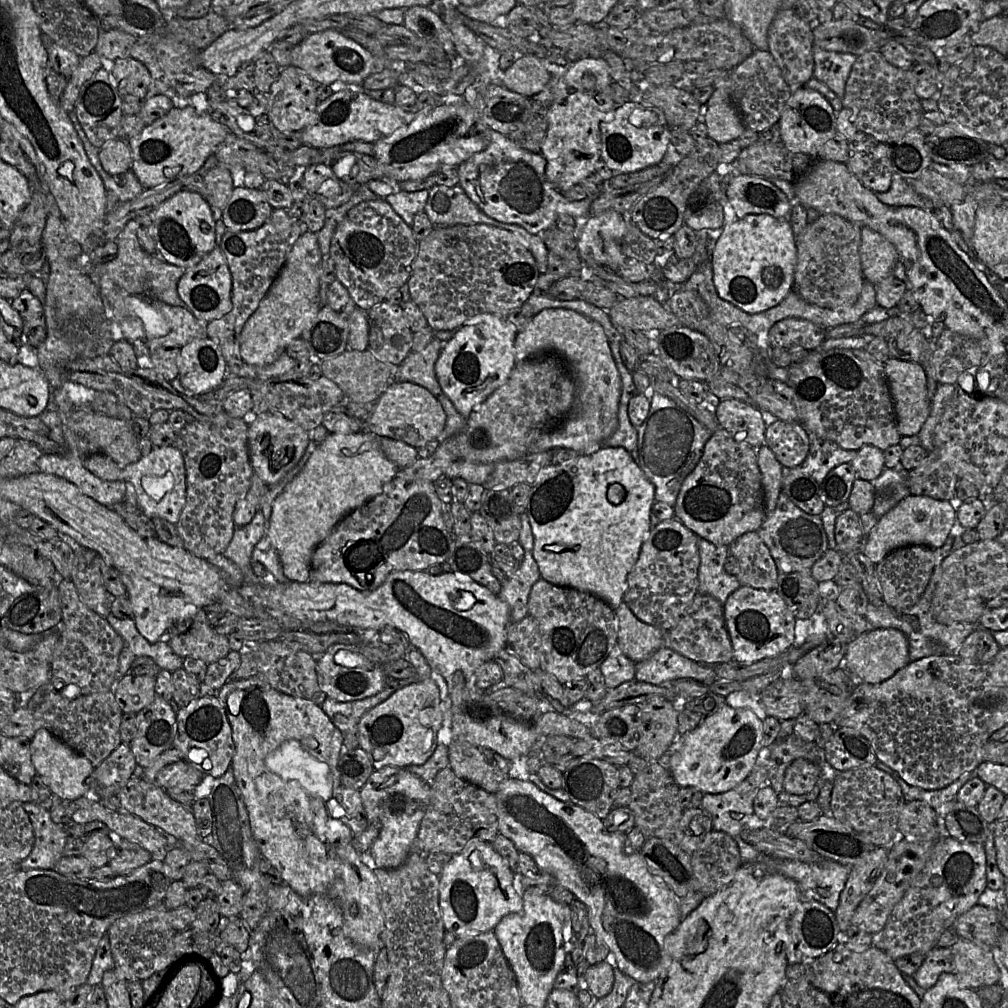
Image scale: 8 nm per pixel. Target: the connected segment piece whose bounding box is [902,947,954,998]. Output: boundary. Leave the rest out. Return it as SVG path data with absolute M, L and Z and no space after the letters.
M935 947L925 957L924 962L913 976L902 975L905 982L922 998L942 973L954 973L952 947Z

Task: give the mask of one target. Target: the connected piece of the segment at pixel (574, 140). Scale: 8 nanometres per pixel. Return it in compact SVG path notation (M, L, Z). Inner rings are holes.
M584 58L572 62L568 66L548 64L550 72L558 75L554 100L548 110L548 129L541 146L541 154L546 159L546 178L560 192L570 189L596 171L601 159L600 124L606 119L617 104L613 100L613 80L608 63L601 58Z

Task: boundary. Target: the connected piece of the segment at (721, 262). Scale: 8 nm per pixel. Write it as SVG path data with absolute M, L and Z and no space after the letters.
M748 214L725 225L711 255L713 283L720 298L747 313L778 305L794 288L796 237L788 219Z

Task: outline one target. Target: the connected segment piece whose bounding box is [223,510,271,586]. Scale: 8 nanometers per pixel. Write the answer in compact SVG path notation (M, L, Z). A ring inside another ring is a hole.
M258 510L252 521L245 526L236 526L233 537L223 554L234 562L243 574L244 586L266 585L271 579L262 579L252 570L252 553L264 535L264 516Z

